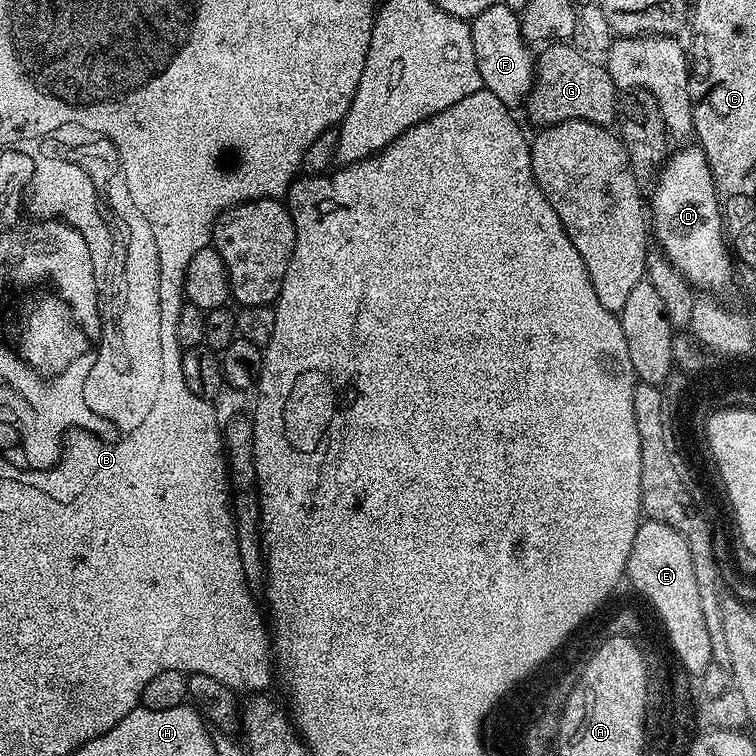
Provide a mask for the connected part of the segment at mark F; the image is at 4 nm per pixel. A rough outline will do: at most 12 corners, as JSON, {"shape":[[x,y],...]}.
{"shape":[[493,2],[470,38],[483,91],[510,110],[532,89],[536,62],[519,15]]}

